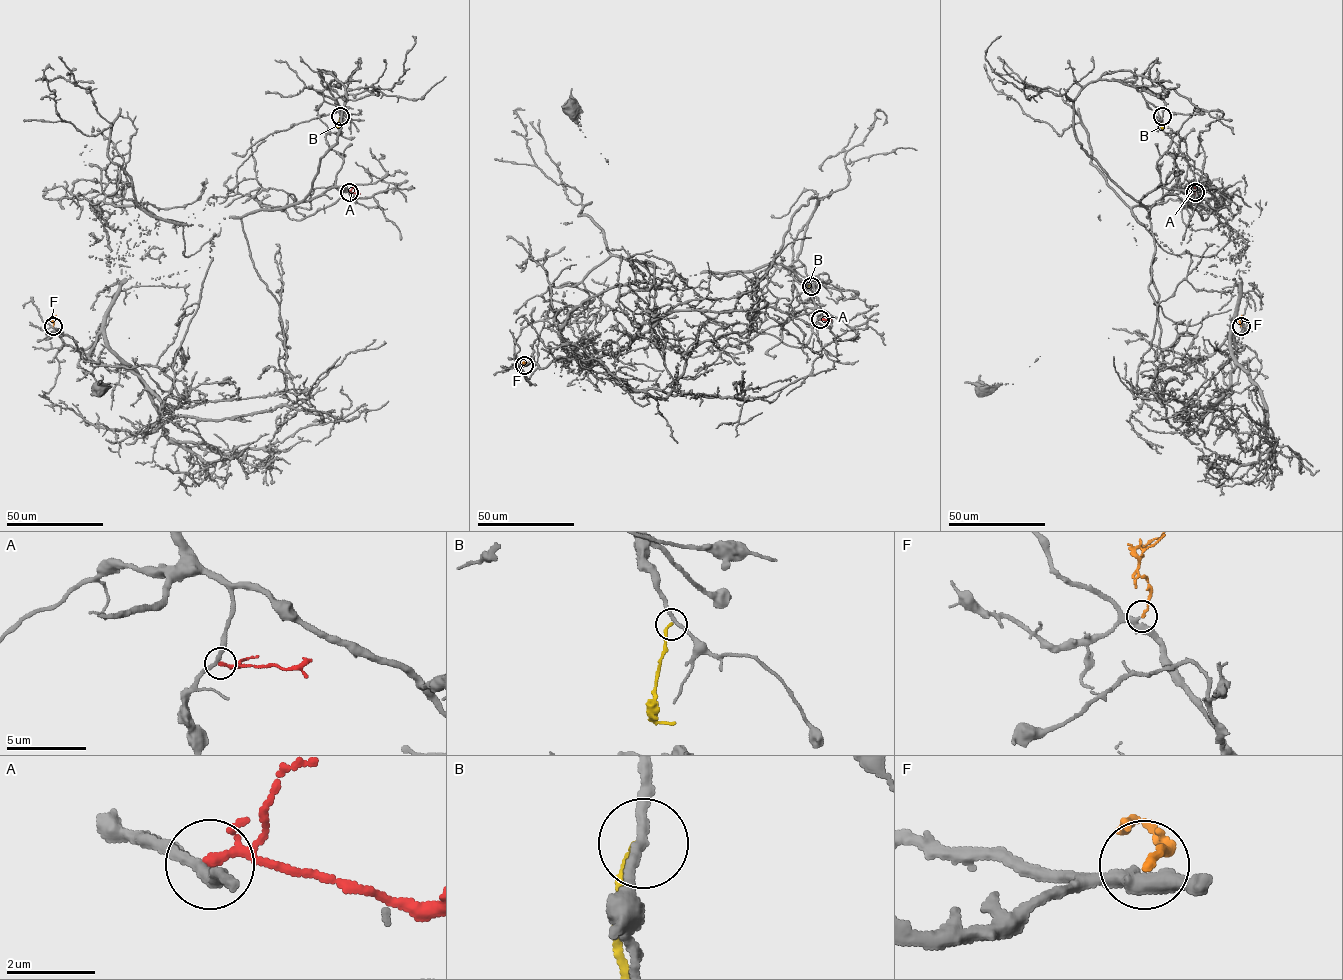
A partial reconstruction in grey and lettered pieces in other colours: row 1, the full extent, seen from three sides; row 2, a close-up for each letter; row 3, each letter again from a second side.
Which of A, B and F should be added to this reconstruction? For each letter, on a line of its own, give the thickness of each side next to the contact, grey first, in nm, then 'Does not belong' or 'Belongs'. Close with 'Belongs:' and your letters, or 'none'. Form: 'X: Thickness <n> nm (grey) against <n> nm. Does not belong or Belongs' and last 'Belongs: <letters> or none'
A: Thickness 260 nm (grey) against 140 nm. Does not belong
B: Thickness 220 nm (grey) against 170 nm. Does not belong
F: Thickness 320 nm (grey) against 160 nm. Belongs
Belongs: F

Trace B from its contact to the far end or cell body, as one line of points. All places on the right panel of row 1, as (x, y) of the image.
B: (1163, 116), (1162, 128)

